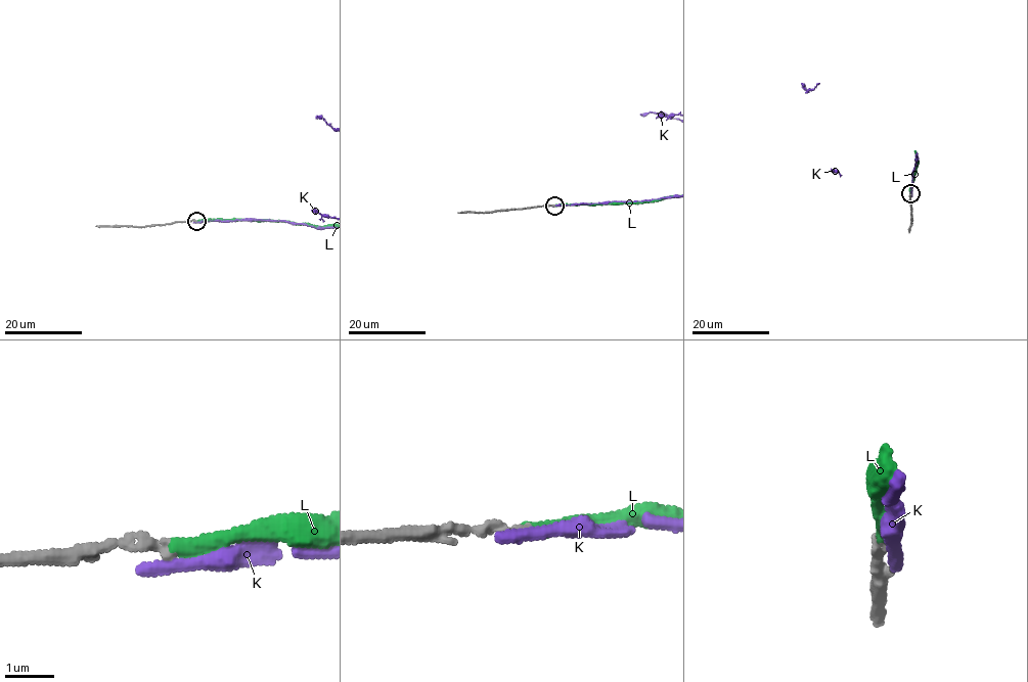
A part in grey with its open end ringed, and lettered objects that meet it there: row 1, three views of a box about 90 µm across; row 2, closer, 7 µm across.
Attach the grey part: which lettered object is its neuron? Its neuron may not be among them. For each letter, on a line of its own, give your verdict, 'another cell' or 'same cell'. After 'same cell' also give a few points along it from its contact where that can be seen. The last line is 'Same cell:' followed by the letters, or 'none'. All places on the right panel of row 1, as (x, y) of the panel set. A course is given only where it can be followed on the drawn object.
K: another cell
L: same cell
Same cell: L

